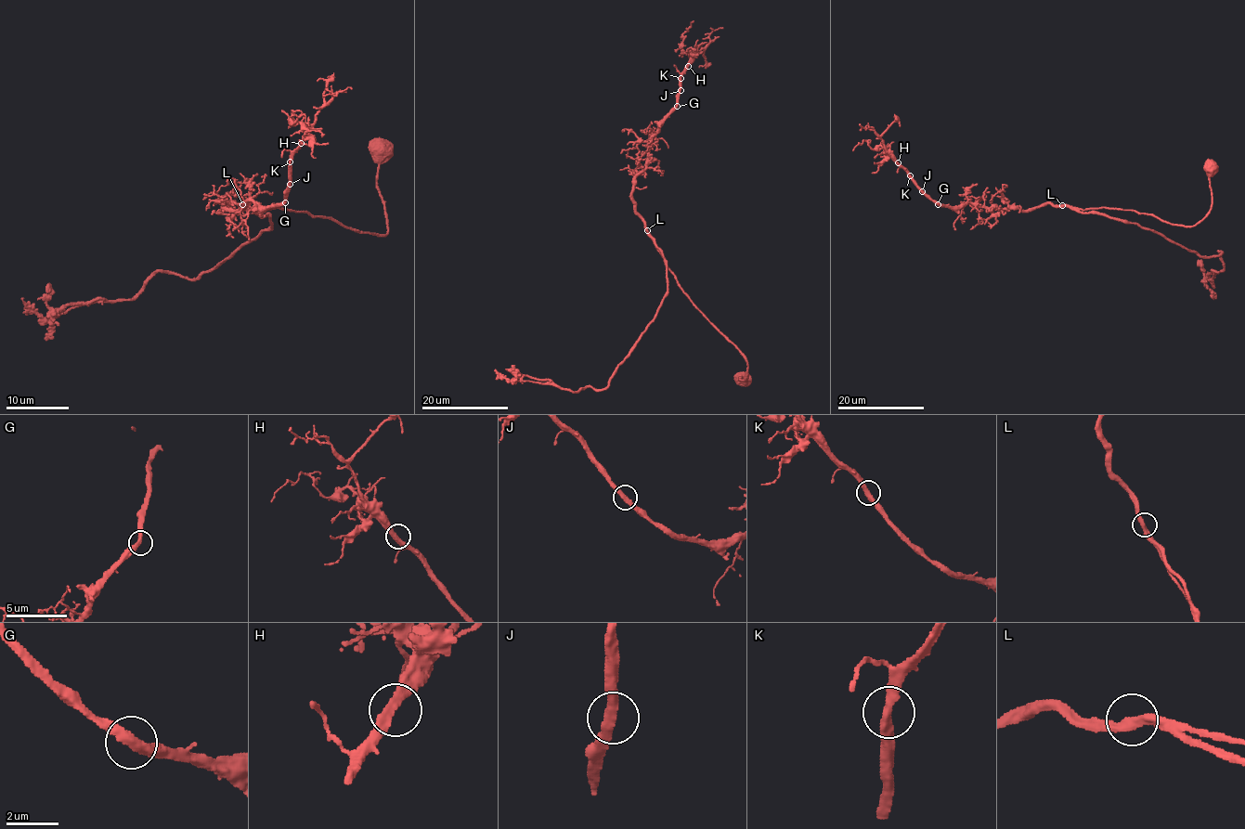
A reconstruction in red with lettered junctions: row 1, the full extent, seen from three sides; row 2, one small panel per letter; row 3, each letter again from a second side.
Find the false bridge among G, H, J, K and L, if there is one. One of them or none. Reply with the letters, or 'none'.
none

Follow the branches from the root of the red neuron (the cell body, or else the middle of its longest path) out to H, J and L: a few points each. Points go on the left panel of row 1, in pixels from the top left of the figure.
H: (380, 149), (385, 234), (279, 207), (229, 202), (219, 212), (248, 201), (278, 206), (301, 143)
J: (380, 149), (385, 234), (279, 207), (229, 202), (219, 212), (248, 201), (278, 206), (290, 184)
L: (380, 149), (376, 188), (384, 206), (385, 234), (359, 232), (309, 212), (279, 207), (257, 211), (243, 204)

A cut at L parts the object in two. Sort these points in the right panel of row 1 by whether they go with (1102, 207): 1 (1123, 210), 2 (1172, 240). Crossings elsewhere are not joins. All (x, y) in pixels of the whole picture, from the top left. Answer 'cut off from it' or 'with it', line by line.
1: with it
2: cut off from it

